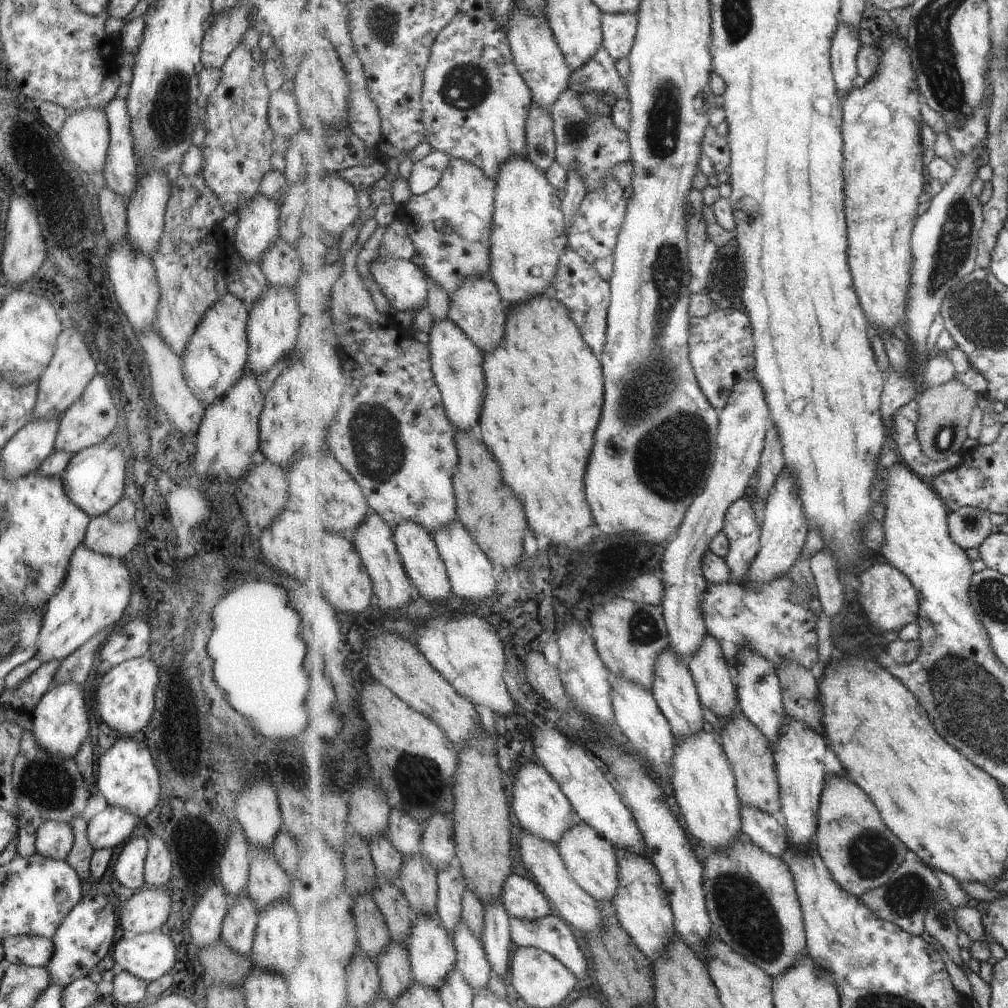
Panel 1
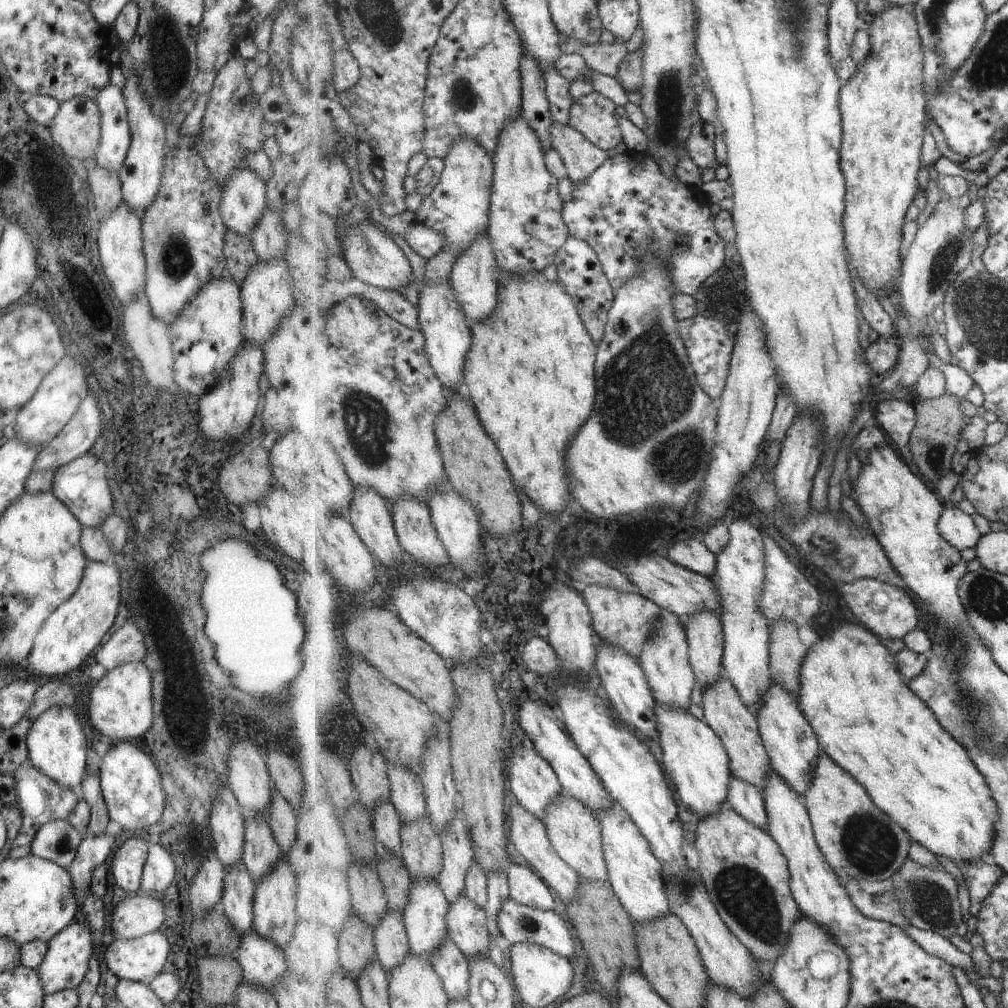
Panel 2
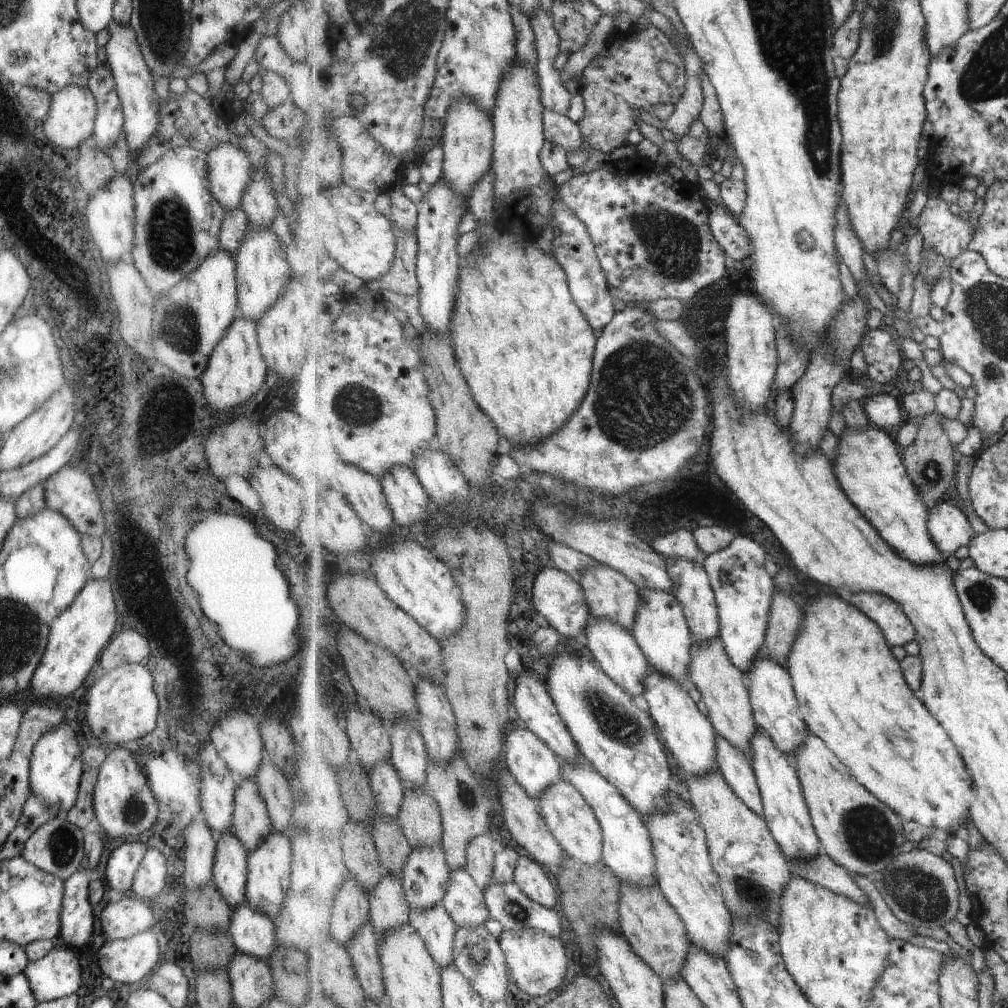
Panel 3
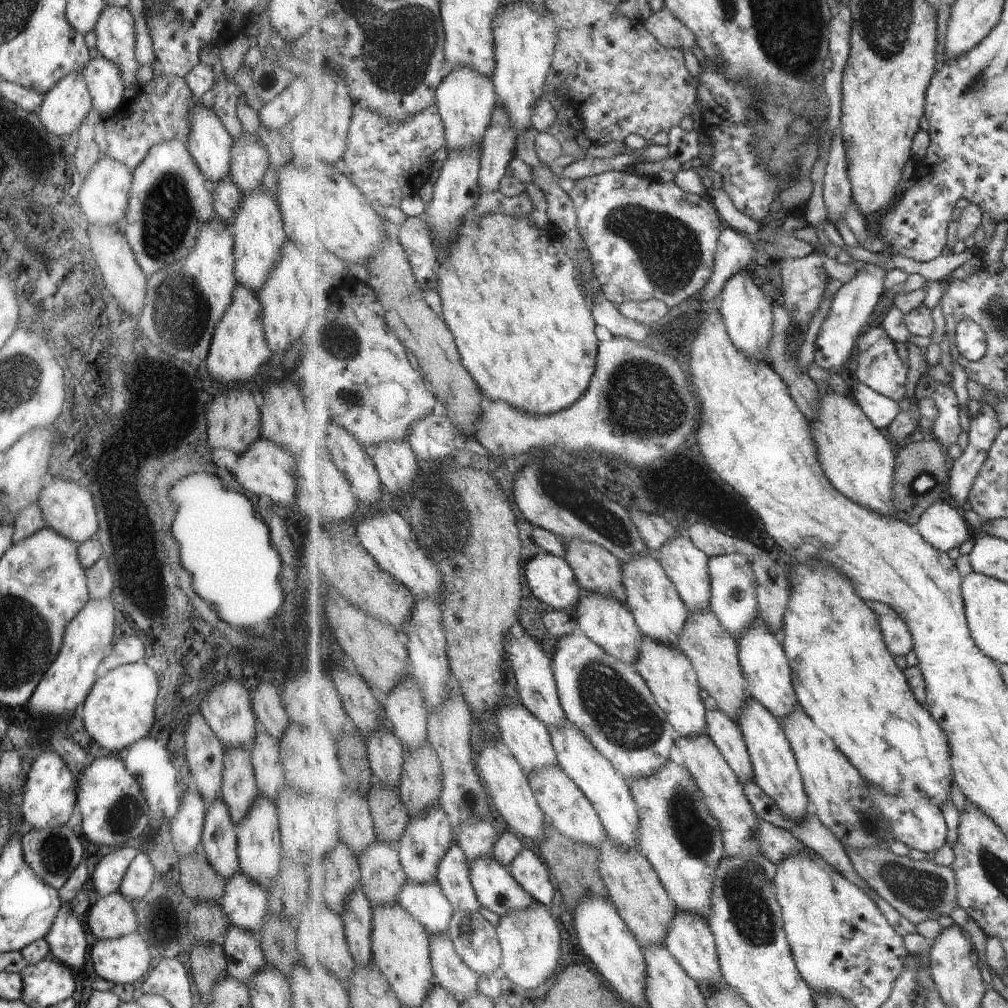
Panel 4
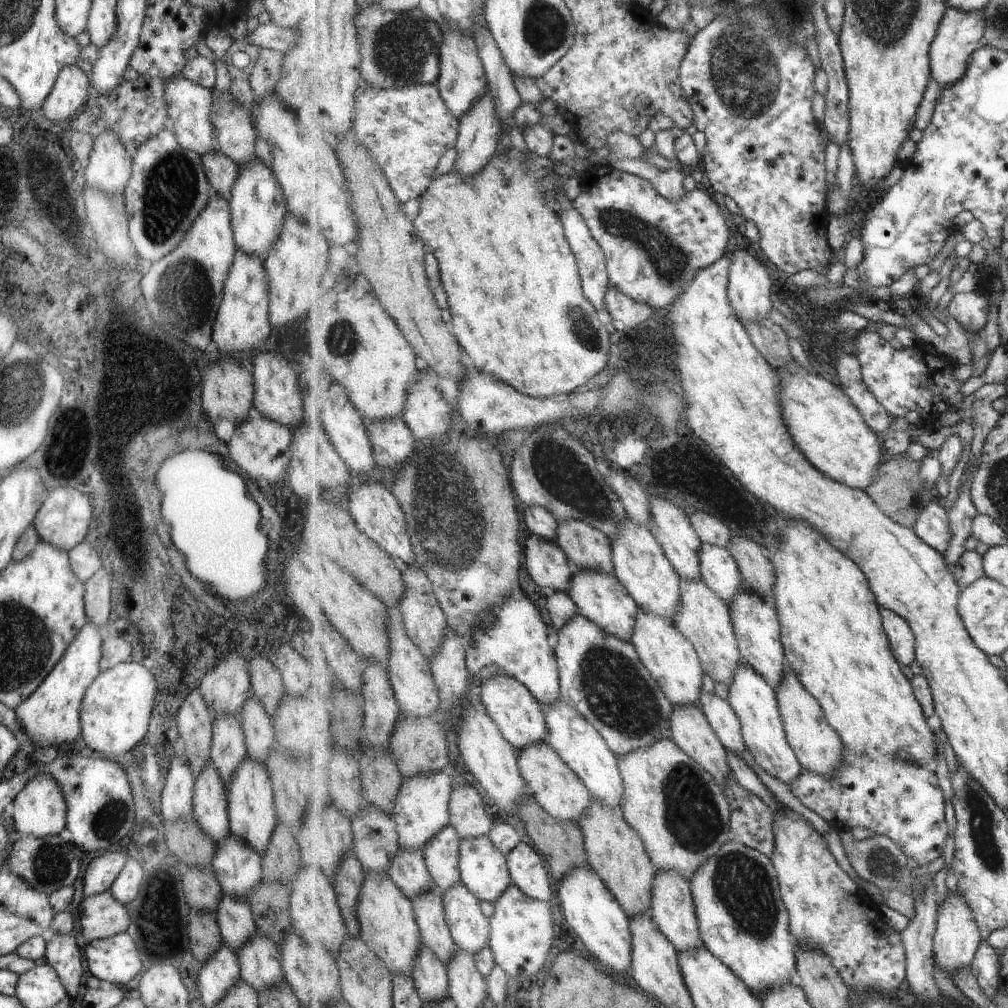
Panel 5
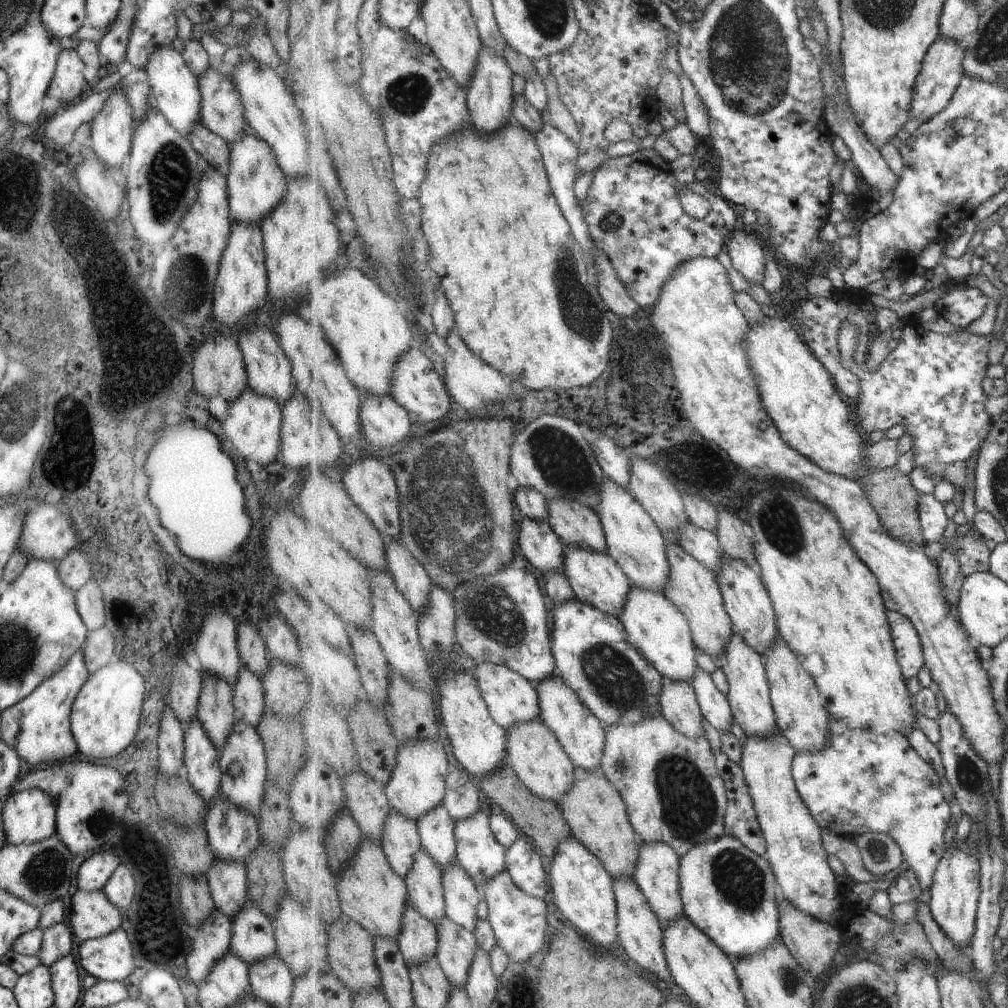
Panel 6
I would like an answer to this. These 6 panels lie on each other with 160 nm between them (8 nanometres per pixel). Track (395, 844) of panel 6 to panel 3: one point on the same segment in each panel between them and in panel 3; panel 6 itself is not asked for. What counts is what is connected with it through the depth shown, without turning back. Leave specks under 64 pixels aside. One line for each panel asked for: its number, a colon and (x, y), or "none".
3: (435, 925)
4: (426, 901)
5: (408, 869)

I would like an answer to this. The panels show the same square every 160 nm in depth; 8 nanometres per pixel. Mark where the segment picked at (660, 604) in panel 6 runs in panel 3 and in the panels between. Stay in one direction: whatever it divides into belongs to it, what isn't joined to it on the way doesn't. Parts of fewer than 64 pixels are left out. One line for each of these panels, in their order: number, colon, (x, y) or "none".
3: (691, 737)
4: (671, 675)
5: (671, 658)

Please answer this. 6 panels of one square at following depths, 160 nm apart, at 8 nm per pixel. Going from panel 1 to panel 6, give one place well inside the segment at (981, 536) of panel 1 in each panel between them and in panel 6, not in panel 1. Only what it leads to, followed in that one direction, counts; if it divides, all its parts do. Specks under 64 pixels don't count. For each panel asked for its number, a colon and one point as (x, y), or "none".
2: (958, 528)
3: (950, 529)
4: (943, 526)
5: (933, 525)
6: (934, 520)

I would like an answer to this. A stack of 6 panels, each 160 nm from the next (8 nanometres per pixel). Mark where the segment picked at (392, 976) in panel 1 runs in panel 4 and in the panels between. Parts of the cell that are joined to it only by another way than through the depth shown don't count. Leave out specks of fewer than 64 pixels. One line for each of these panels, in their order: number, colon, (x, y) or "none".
2: (392, 942)
3: (389, 908)
4: (383, 875)

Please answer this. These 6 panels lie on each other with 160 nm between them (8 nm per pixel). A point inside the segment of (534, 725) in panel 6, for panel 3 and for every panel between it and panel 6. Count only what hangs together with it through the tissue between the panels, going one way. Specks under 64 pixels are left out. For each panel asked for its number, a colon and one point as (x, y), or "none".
3: (574, 824)
4: (565, 804)
5: (558, 788)

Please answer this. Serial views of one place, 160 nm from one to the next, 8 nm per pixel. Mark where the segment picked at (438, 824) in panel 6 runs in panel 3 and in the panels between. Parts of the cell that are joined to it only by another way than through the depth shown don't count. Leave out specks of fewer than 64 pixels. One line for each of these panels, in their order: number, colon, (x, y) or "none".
3: (465, 901)
4: (453, 874)
5: (442, 854)

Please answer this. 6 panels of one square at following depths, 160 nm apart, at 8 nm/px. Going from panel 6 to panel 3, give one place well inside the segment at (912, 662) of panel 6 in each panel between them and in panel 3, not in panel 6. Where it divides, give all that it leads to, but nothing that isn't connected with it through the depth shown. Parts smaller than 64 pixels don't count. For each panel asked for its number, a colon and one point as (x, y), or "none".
3: (889, 615)
4: (899, 639)
5: (903, 639)

